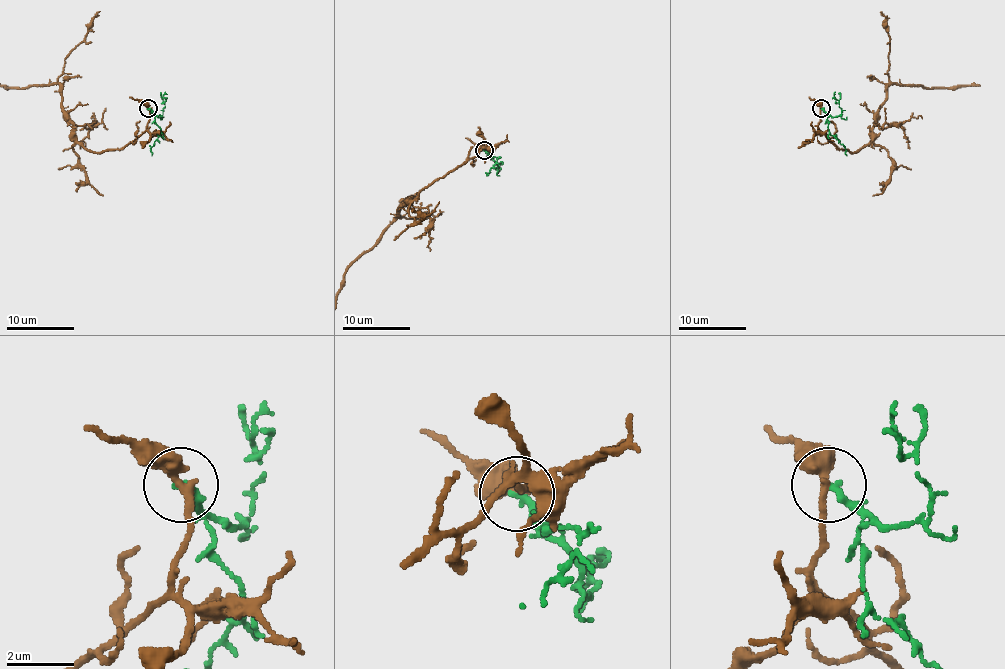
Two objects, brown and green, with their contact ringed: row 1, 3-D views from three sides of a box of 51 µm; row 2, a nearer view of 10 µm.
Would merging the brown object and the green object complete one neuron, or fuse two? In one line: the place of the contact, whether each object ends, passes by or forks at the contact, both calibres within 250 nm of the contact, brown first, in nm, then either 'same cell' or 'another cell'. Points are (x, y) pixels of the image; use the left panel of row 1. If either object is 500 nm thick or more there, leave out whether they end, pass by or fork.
place (148, 108); brown passes by; green ends; calibres 360 and 240 nm; another cell

